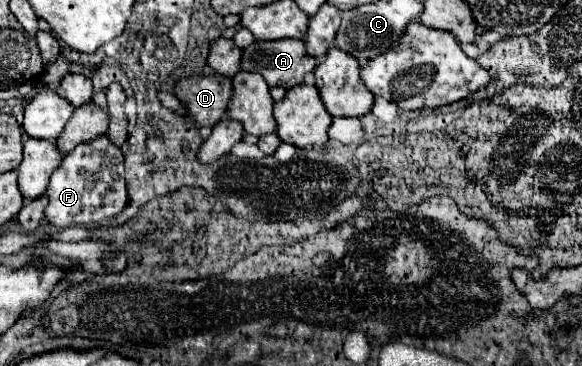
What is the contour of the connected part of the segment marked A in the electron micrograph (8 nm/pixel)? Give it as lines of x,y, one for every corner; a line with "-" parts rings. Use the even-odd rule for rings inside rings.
280,39
280,41
254,41
242,49
242,69
260,73
270,87
290,89
304,81
304,75
310,73
316,65
316,59
310,57
300,39

